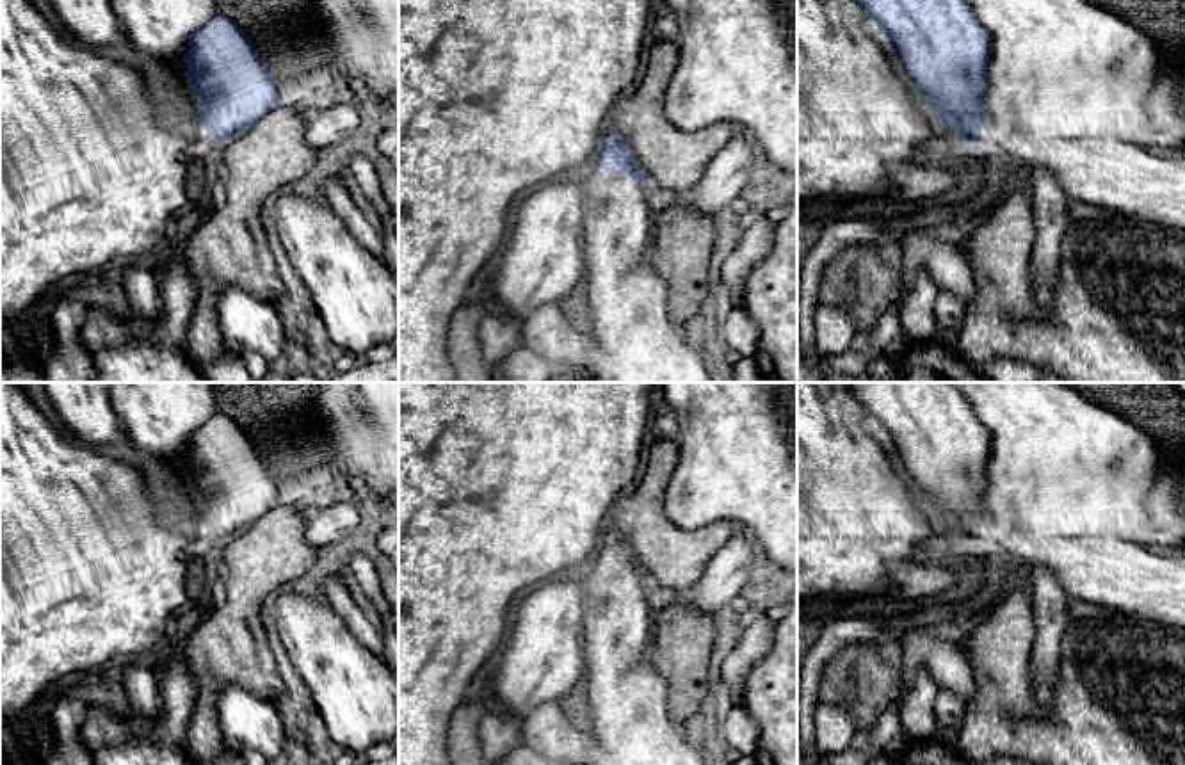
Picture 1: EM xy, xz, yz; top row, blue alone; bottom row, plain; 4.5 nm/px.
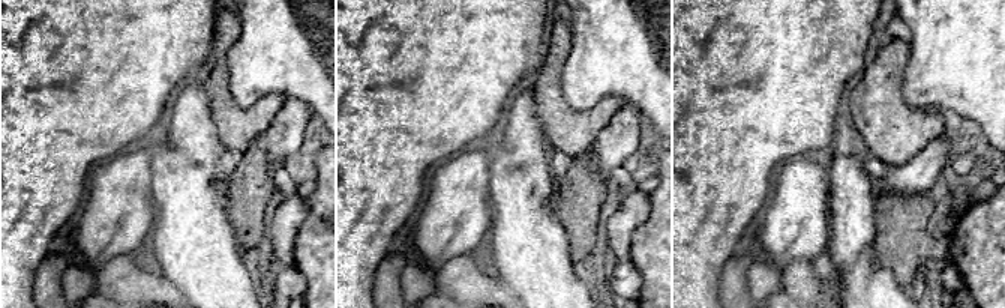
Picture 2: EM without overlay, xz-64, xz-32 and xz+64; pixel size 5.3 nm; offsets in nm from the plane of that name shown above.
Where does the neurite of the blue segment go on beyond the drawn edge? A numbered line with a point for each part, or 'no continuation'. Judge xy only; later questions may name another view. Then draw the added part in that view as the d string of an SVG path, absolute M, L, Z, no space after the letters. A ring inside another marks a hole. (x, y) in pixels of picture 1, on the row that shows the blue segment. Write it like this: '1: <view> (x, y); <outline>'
1: xy (200, 137); M196 114L189 117L189 132L196 146L219 148L217 139L201 128Z

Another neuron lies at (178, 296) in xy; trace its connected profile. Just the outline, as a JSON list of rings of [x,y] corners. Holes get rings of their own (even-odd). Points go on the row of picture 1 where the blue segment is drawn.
[[[176,251],[162,256],[164,276],[162,313],[158,318],[139,315],[114,317],[100,308],[89,308],[80,343],[93,356],[101,349],[130,342],[158,342],[189,356],[187,334],[196,304],[194,279]]]

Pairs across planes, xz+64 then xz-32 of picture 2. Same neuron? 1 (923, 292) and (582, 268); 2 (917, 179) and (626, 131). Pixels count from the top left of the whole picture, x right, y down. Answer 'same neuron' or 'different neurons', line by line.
1: same neuron
2: same neuron

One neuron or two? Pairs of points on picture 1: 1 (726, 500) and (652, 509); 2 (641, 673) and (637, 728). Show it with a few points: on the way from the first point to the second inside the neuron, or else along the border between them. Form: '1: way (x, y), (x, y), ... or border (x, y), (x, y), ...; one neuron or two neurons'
1: border (677, 467), (666, 515), (700, 531); two neurons
2: way (641, 687), (637, 714); one neuron

